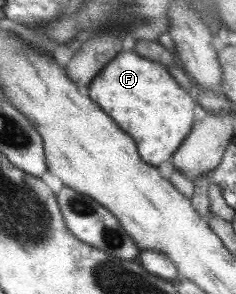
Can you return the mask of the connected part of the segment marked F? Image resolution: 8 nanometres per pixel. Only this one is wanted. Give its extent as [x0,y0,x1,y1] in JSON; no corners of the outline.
[87,52,197,167]

